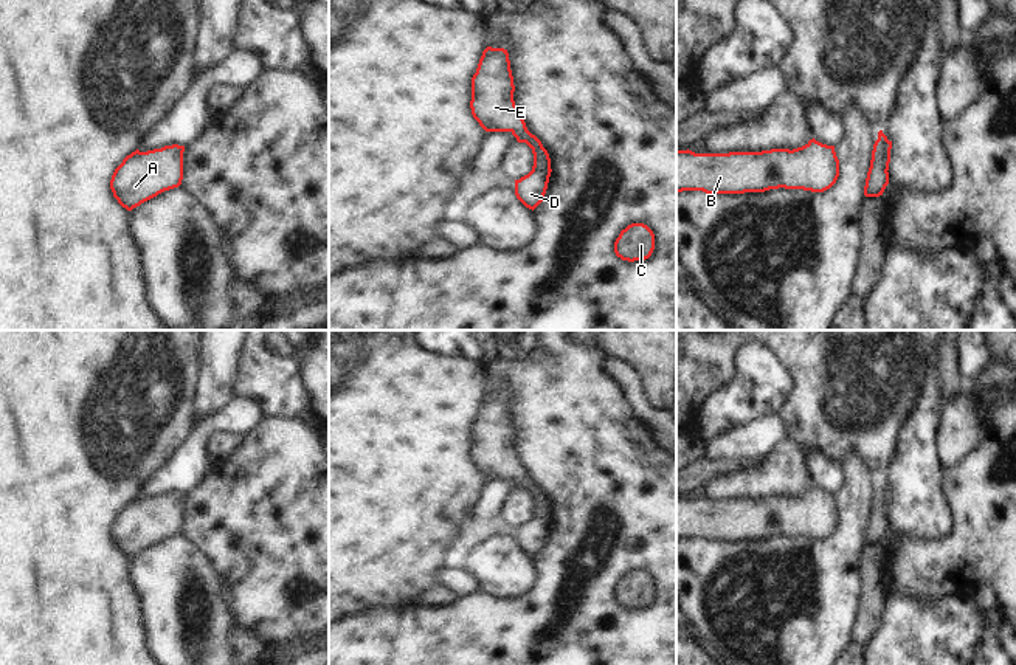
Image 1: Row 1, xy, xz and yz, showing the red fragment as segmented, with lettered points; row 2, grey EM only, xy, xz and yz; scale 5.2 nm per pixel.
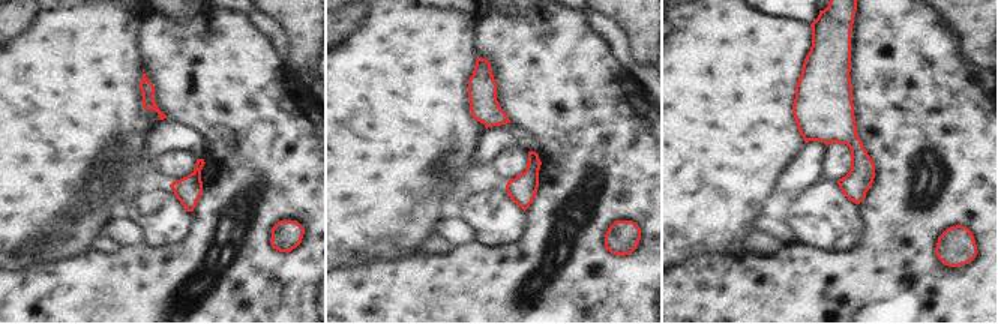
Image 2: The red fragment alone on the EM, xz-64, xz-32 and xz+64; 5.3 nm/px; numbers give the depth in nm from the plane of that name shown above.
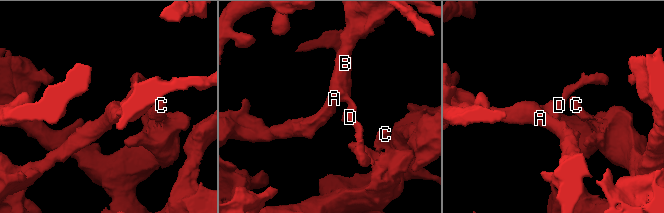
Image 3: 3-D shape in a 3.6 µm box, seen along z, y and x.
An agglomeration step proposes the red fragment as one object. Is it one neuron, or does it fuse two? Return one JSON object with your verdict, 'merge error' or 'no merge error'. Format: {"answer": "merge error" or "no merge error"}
{"answer": "no merge error"}

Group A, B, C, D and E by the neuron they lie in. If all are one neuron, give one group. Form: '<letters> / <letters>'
A B C D E

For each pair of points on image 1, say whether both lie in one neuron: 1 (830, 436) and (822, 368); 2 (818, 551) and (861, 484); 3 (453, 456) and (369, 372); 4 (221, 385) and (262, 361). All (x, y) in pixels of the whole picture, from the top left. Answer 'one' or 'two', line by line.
1: one
2: one
3: one
4: two

